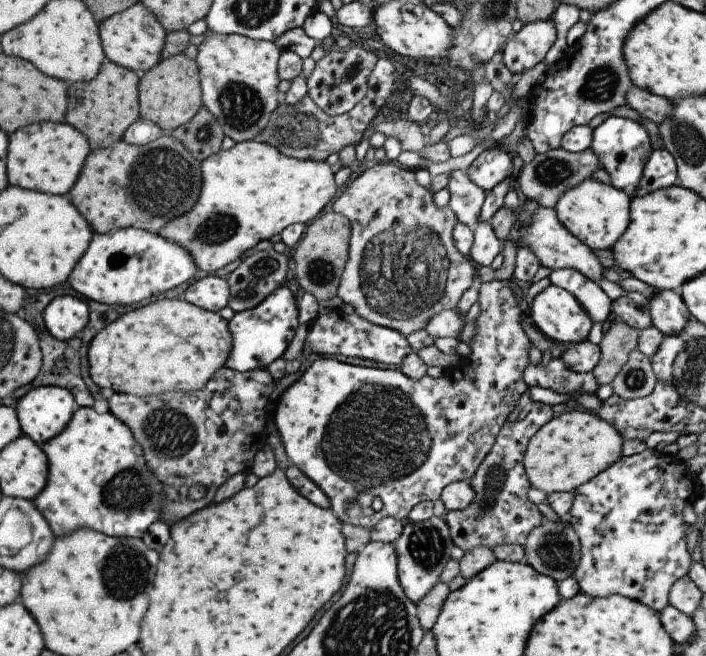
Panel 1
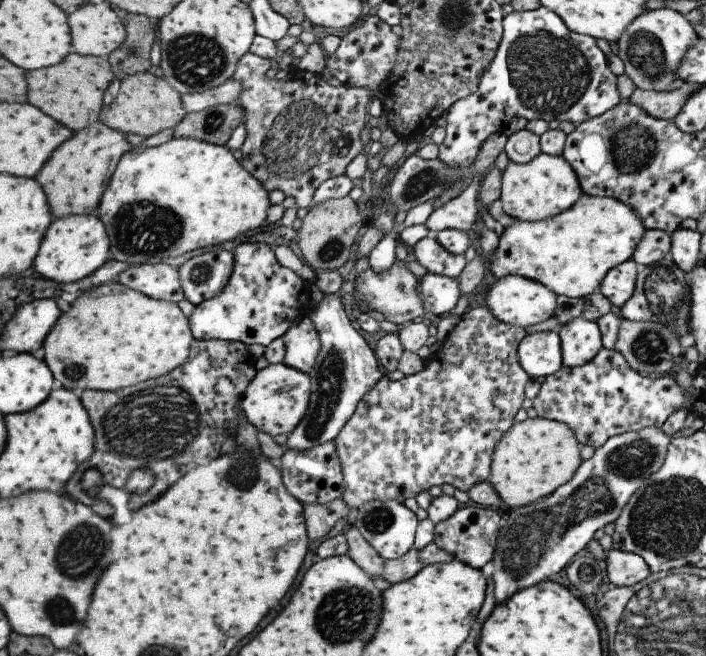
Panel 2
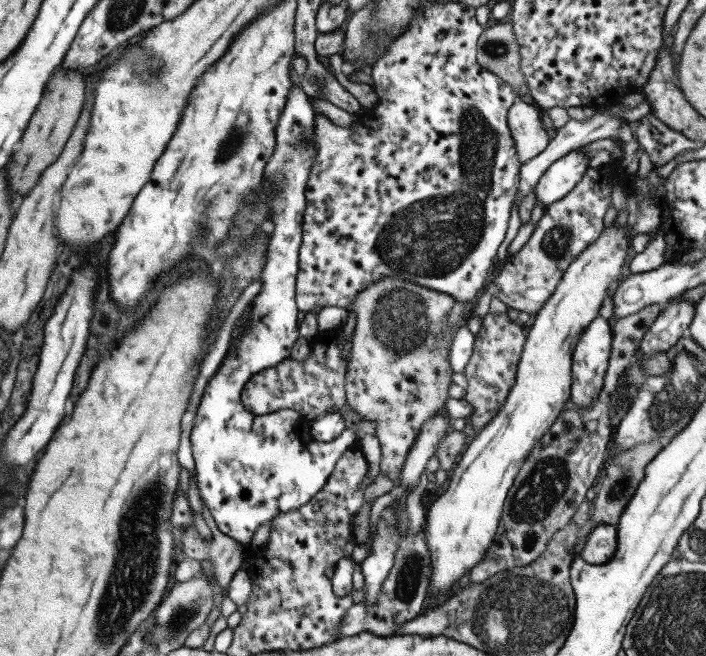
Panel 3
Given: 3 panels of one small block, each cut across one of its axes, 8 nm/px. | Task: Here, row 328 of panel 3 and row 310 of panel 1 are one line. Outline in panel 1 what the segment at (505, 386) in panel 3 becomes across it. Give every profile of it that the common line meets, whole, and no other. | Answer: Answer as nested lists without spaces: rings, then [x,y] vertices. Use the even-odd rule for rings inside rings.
[[[509,281],[483,282],[478,288],[476,302],[479,314],[475,318],[475,336],[468,344],[471,351],[462,361],[451,361],[449,368],[439,378],[430,378],[425,374],[419,380],[413,380],[397,368],[352,366],[323,356],[313,360],[303,374],[271,404],[271,431],[283,443],[283,451],[291,464],[325,494],[339,522],[370,530],[389,516],[401,521],[415,504],[440,499],[445,486],[468,481],[491,449],[521,394],[528,390],[521,374],[529,364],[528,354],[532,344],[521,328],[518,298],[509,288]],[[375,486],[379,486],[381,500],[371,502],[371,508],[363,506],[363,516],[352,515],[351,510],[347,510],[347,504],[357,500],[367,488]]]

